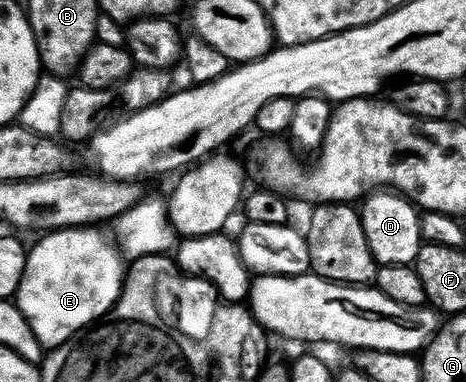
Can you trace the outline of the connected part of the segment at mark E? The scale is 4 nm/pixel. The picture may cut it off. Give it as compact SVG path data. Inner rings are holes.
M67 228L45 235L46 238L35 250L29 251L24 269L17 283L18 298L16 304L22 309L22 315L28 320L32 332L44 348L62 346L69 338L93 326L100 318L105 318L122 295L124 281L124 258L119 247L111 243L98 228Z

